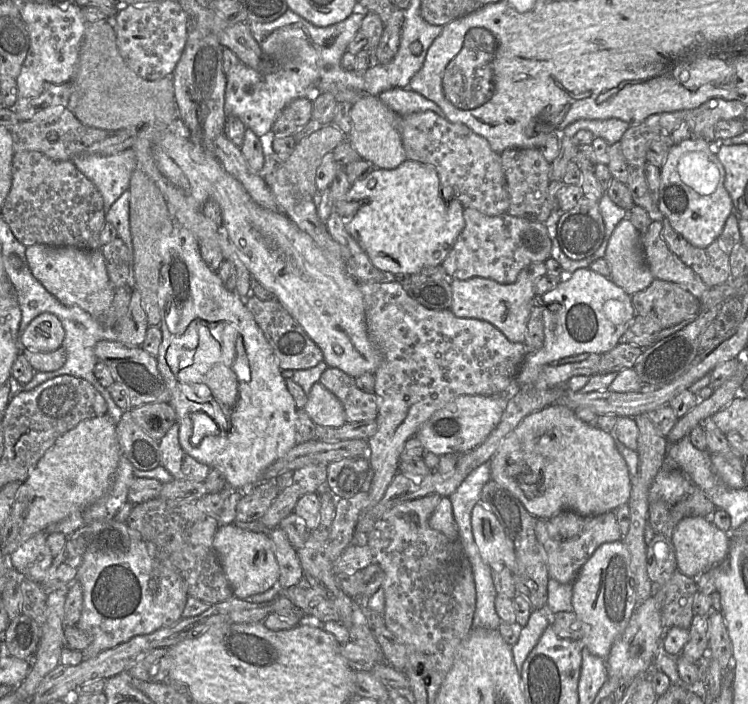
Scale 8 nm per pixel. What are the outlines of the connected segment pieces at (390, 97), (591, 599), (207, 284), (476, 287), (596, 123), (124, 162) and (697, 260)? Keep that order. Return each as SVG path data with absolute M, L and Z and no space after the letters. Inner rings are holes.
M409 88L388 89L378 97L399 115L430 110L445 118L444 112L435 102Z
M623 540L600 545L582 566L573 582L572 606L586 626L580 645L606 660L614 641L624 632L638 606L631 556Z
M170 216L170 218L163 224L162 228L161 228L161 239L158 241L158 253L161 257L161 284L160 284L160 314L161 314L161 323L160 323L160 329L162 331L162 343L160 345L160 349L159 349L159 354L157 356L157 361L158 361L158 369L164 379L164 381L166 382L170 392L171 392L171 399L170 399L170 405L173 407L175 414L176 414L176 422L178 422L179 424L179 441L180 441L180 445L182 447L182 449L191 457L193 457L195 460L197 460L198 462L204 463L206 465L208 465L210 468L215 468L217 470L219 470L225 477L226 481L228 482L229 488L233 489L233 490L238 490L238 491L247 491L250 488L252 488L253 486L255 486L256 484L259 483L259 481L261 480L261 474L264 472L264 470L271 465L274 461L276 461L278 458L284 456L291 448L293 448L298 442L304 442L304 441L299 441L298 439L298 435L297 435L297 407L294 401L293 396L291 395L291 393L289 392L286 383L285 383L285 379L282 376L281 373L281 368L279 367L278 363L277 363L277 358L274 354L274 351L272 349L272 347L270 346L270 344L268 343L268 341L266 340L263 331L260 329L260 327L258 326L258 324L256 323L252 313L247 309L246 305L245 305L245 300L242 299L237 293L236 291L229 291L227 290L220 277L218 276L217 272L214 272L212 270L209 269L209 267L206 265L206 263L203 261L201 254L200 254L200 247L199 247L199 241L196 239L196 237L187 229L185 229L184 227L178 225ZM207 298L213 298L215 300L215 302L217 303L217 308L215 310L206 310L206 306L205 306L205 299ZM196 412L204 412L206 413L208 416L210 416L214 421L215 424L218 425L218 430L215 433L209 434L207 436L205 436L201 442L197 445L194 445L191 441L192 435L193 435L193 428L194 425L192 423L192 415Z
M534 262L522 269L512 284L500 284L482 277L473 277L468 280L450 279L453 303L449 309L459 318L489 322L511 342L524 343L532 303L536 296L535 283L546 273L547 268L544 262Z
M579 119L568 125L563 130L563 135L574 137L582 129L589 130L595 137L603 138L609 146L615 142L621 141L630 124L617 119Z
M132 148L110 156L78 155L73 162L100 192L105 214L111 205L129 189L132 172L138 168Z
M664 217L661 222L663 238L669 249L676 254L684 264L692 268L707 286L714 287L720 285L730 277L729 254L723 250L718 239L705 248L695 247L671 227L667 218Z

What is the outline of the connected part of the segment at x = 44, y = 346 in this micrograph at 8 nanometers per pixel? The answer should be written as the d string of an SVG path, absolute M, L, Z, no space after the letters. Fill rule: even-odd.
M52 313L36 316L20 338L20 349L52 352L62 346L65 331L61 321Z

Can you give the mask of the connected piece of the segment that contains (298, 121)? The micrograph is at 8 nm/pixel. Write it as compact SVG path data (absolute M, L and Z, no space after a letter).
M299 97L291 101L278 115L272 132L274 136L292 136L312 117L312 101L307 97Z

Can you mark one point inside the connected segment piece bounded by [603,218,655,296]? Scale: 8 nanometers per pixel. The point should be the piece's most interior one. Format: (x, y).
(628, 269)

